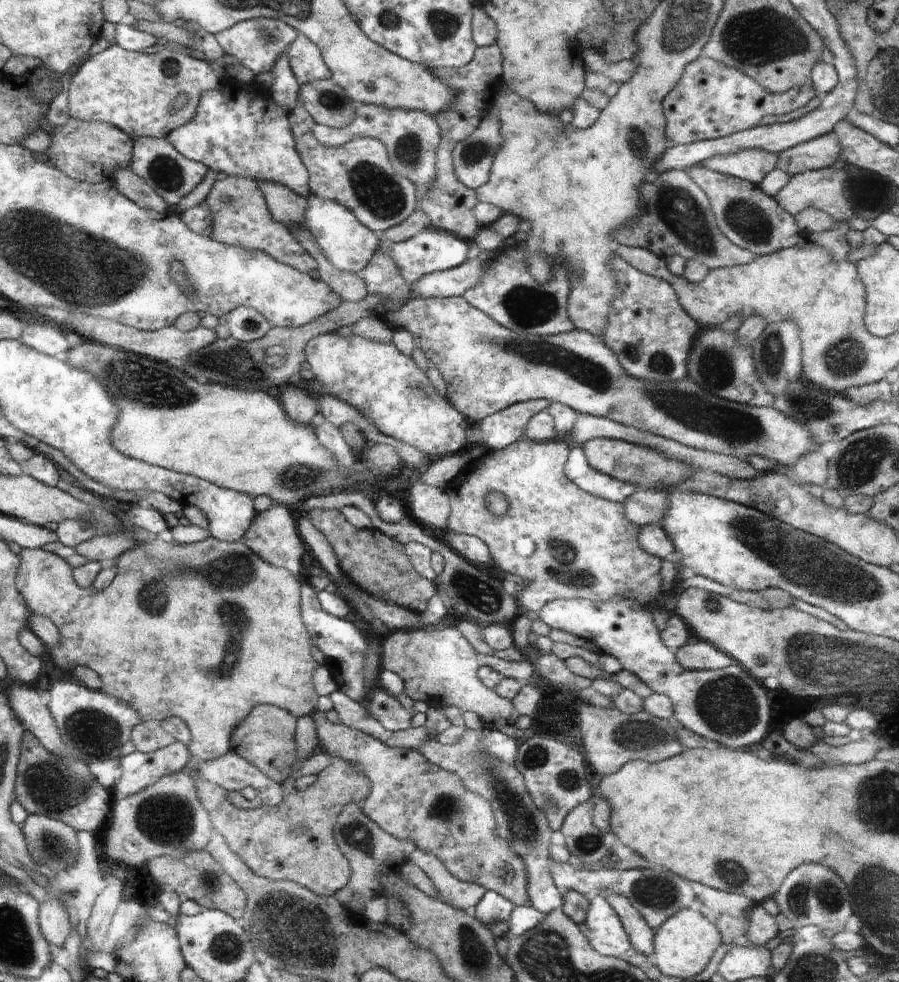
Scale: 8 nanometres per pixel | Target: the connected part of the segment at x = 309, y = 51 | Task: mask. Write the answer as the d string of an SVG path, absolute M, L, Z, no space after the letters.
M302 33L293 40L285 54L300 85L313 80L328 80L333 75L320 49Z

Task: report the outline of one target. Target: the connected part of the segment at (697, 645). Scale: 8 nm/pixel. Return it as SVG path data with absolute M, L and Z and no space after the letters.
M697 640L693 644L684 644L676 652L677 660L686 669L715 671L716 668L726 668L736 664L730 656L722 654L720 650L708 641Z

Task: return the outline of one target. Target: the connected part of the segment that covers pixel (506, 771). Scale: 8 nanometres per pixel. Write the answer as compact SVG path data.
M468 729L454 744L443 745L430 740L424 742L417 750L429 763L456 773L470 790L491 804L498 836L508 841L513 852L524 861L531 906L543 913L552 912L564 903L564 894L557 887L551 873L551 836L554 830L549 825L545 812L533 804L533 797L525 787L525 779L515 767L515 763L508 764L488 752L483 747L484 739L485 734L482 731Z

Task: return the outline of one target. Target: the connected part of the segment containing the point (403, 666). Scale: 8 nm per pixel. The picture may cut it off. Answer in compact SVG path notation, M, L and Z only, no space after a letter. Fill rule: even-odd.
M434 624L393 631L382 638L381 668L398 674L405 682L405 693L414 701L418 694L426 694L434 700L446 700L446 704L455 705L462 711L476 712L487 730L499 731L502 726L510 724L510 716L515 711L513 701L498 696L480 682L477 670L482 662L478 653L458 630L438 627L438 624ZM448 696L454 702L448 700Z

